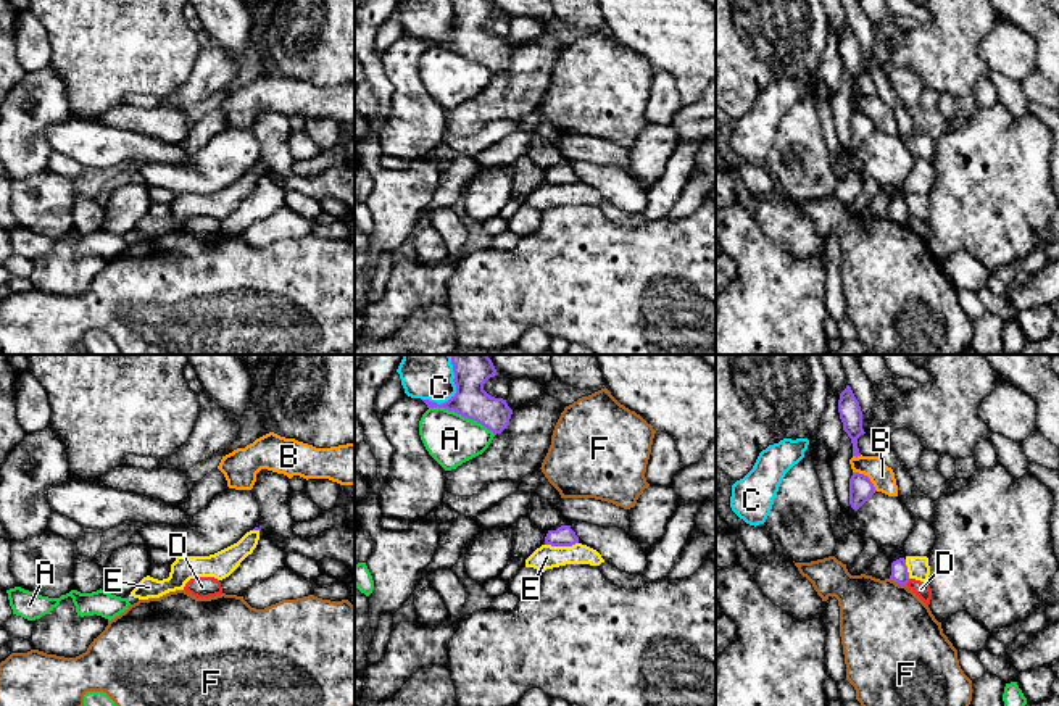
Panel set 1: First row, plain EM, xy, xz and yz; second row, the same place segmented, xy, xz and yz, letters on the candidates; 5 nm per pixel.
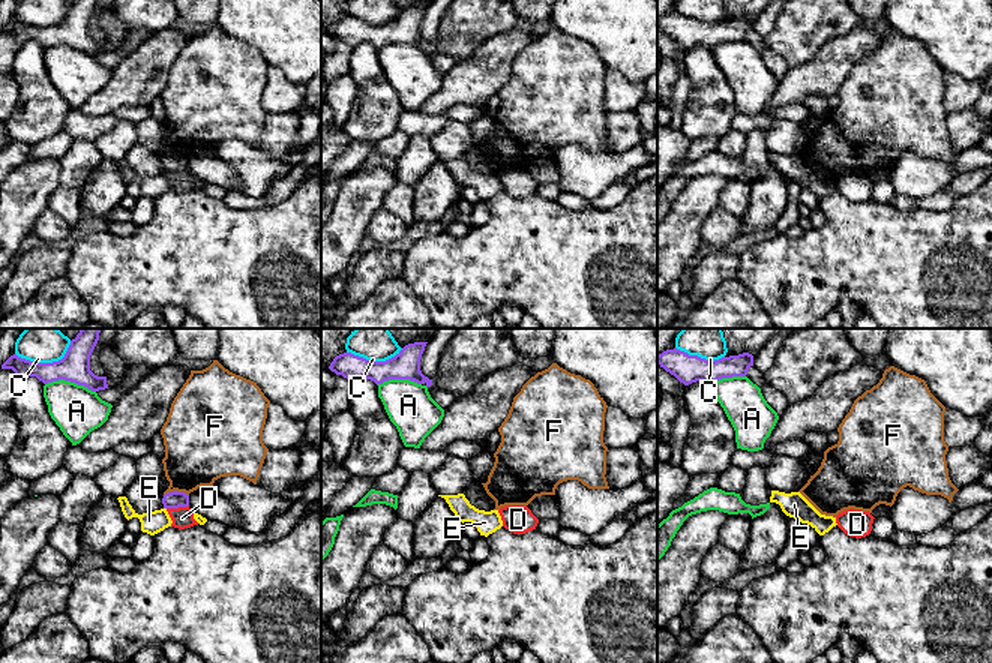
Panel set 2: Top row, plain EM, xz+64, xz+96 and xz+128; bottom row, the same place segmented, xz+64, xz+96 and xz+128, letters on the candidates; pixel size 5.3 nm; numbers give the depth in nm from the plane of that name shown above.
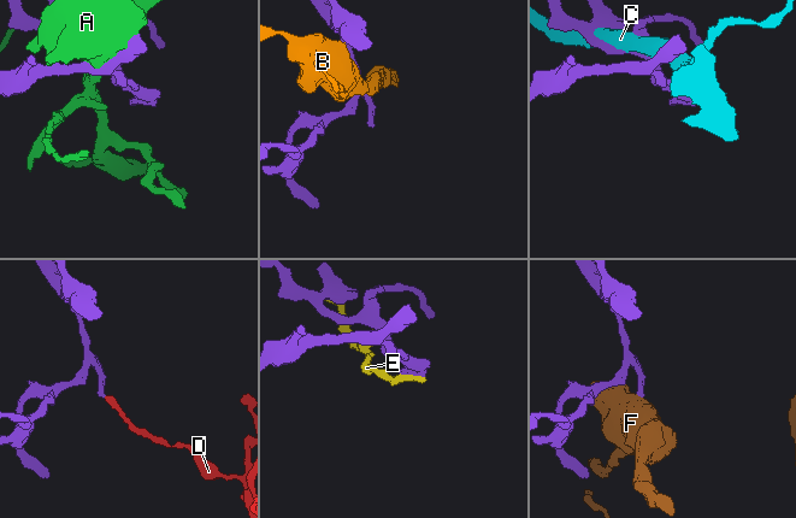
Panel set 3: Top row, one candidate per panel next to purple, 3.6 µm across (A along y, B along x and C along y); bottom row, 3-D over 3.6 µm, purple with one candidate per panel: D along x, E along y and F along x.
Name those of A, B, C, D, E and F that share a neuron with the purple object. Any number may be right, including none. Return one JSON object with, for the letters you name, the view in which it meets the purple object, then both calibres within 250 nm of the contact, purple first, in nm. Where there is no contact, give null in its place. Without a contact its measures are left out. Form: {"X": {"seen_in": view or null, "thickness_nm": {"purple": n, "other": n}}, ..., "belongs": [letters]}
{"belongs": []}

